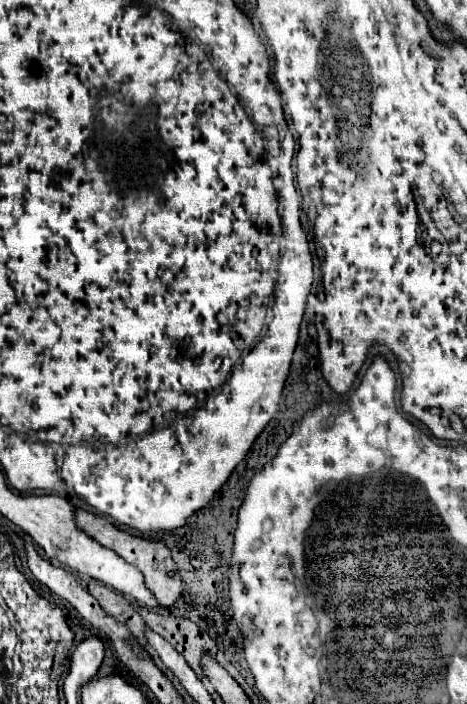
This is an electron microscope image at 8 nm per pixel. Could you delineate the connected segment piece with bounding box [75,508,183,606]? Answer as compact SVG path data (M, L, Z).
M81 508L75 510L75 524L77 528L81 528L87 536L91 536L93 540L97 540L101 546L111 548L113 552L117 552L123 560L127 560L129 564L133 564L145 578L145 586L147 590L157 598L157 602L161 606L171 606L183 592L183 584L177 572L177 564L171 558L169 548L163 542L155 542L155 540L145 540L139 536L131 536L119 528L115 528L111 522L107 522L101 516L95 516L91 512L85 512Z

